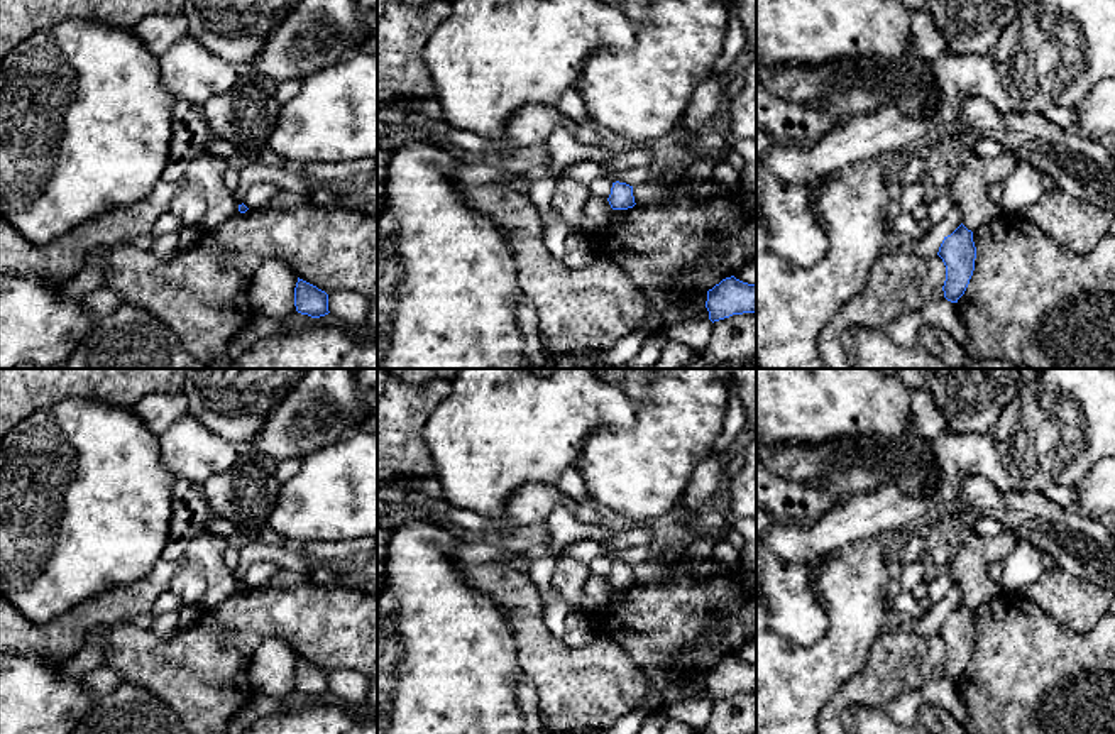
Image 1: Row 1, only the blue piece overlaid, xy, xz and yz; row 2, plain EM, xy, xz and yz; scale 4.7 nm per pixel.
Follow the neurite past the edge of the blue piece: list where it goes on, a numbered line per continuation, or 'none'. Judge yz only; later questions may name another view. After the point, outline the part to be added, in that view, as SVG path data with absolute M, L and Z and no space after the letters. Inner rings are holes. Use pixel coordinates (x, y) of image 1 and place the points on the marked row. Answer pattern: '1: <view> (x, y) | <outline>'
1: yz (973, 175) | M968 152L958 159L947 193L961 208L961 223L975 232L980 225L991 222L1003 211L990 200L988 186L1010 181L1017 167L1013 154L1003 152L997 157L981 157Z

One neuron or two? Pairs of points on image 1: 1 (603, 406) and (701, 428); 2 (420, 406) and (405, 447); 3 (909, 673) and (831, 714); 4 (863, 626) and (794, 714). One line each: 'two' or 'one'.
1: two
2: one
3: one
4: one

